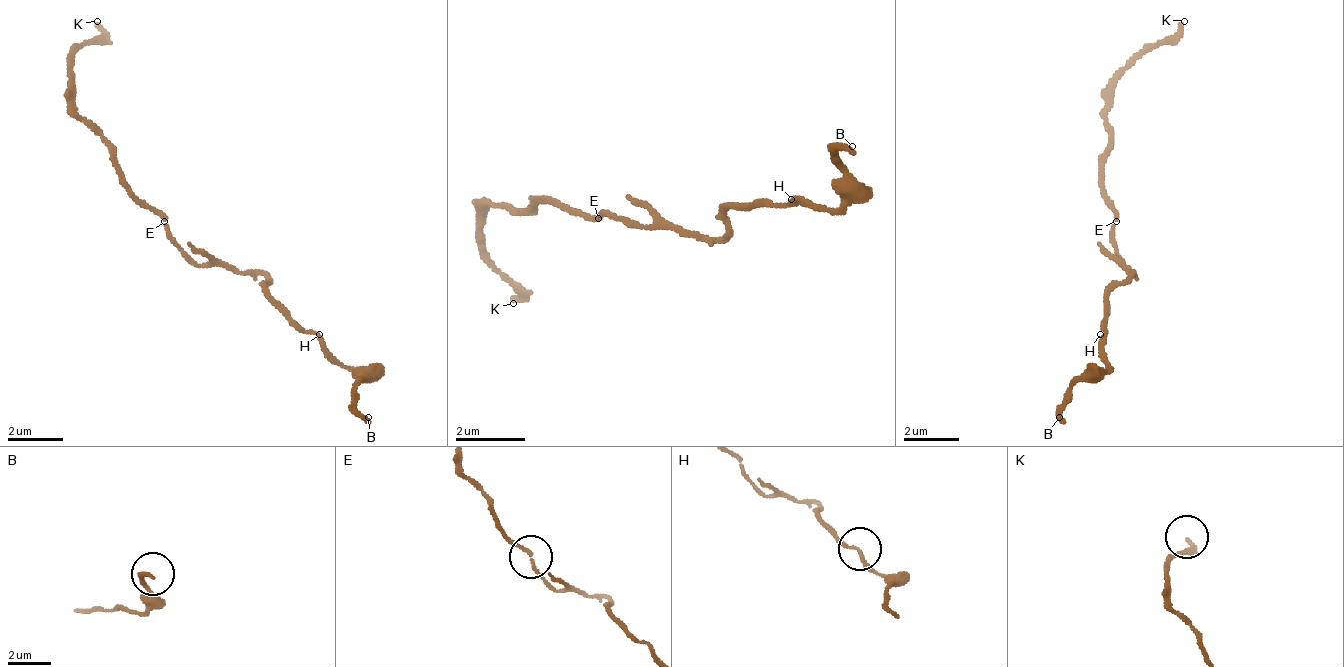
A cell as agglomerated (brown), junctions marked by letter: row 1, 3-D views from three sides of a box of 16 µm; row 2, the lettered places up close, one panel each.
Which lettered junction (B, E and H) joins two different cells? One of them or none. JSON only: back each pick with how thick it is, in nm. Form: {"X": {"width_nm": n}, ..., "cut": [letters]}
{"cut": []}

